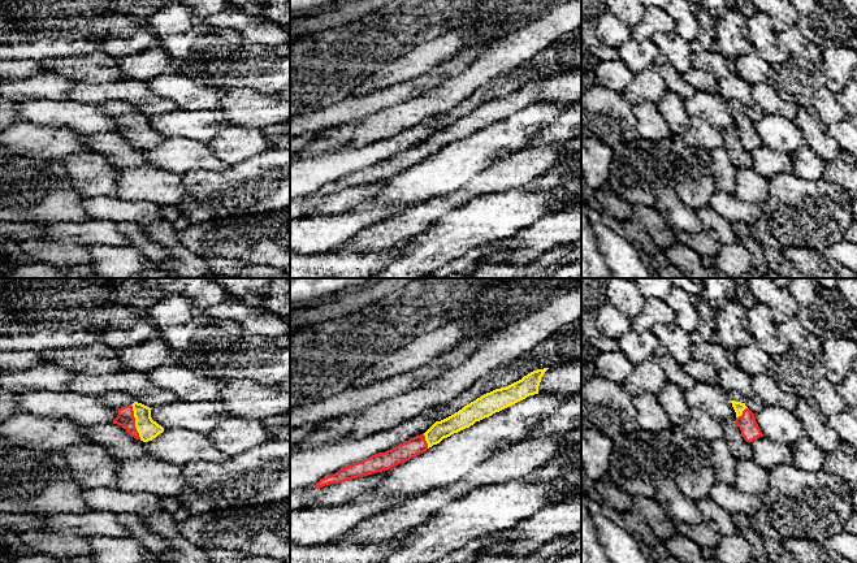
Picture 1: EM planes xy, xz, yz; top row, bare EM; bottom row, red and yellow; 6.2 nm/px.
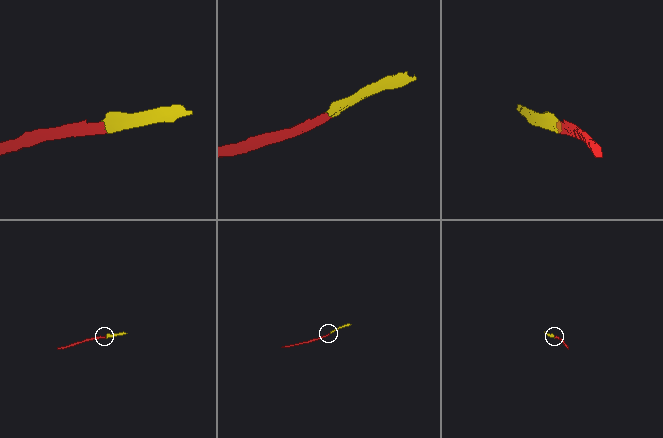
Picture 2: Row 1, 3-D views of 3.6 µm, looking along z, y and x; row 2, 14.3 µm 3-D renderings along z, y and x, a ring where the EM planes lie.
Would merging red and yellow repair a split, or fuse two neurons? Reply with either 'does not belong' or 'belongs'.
belongs

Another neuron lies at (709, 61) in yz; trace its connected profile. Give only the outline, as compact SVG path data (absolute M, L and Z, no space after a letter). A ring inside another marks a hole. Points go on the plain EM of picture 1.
M705 51L692 55L692 68L709 72L718 79L730 77L735 73L733 61L723 57L715 51Z

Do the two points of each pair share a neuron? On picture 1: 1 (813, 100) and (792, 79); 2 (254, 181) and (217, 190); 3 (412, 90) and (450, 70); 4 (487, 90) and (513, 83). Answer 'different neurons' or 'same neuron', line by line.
1: same neuron
2: same neuron
3: same neuron
4: same neuron

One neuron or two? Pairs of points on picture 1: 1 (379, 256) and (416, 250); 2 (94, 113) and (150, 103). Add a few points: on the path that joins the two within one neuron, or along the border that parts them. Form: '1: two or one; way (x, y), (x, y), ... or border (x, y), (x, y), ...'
1: two; border (399, 246), (399, 255), (386, 264)
2: two; border (69, 99), (77, 103), (99, 104)

